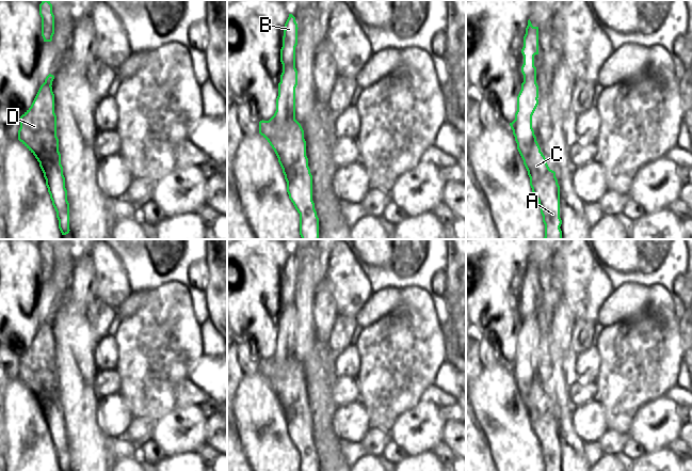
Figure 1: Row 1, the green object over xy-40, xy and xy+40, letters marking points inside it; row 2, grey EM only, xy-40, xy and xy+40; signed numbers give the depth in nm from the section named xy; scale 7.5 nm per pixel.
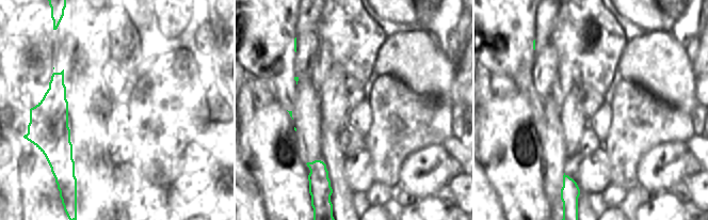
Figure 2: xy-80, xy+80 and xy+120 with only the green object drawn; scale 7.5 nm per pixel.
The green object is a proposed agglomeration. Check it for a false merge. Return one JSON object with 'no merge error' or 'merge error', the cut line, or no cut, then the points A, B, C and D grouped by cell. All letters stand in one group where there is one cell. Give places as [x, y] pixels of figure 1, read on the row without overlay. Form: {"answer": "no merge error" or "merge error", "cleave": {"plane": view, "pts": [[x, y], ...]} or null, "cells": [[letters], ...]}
{"answer": "merge error", "cleave": {"plane": "xy+40", "pts": [[524, 320], [527, 323], [527, 328], [533, 329], [537, 336]]}, "cells": [["A", "C", "D"], ["B"]]}

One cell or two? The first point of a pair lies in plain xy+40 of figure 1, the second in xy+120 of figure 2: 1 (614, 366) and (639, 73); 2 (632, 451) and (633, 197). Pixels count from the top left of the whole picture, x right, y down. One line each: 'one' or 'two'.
1: two
2: two

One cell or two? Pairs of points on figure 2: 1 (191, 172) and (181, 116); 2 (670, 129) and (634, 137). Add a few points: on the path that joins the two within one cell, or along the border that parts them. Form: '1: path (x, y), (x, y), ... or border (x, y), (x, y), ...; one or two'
1: border (178, 163), (164, 177); two
2: path (661, 129), (643, 129); one

